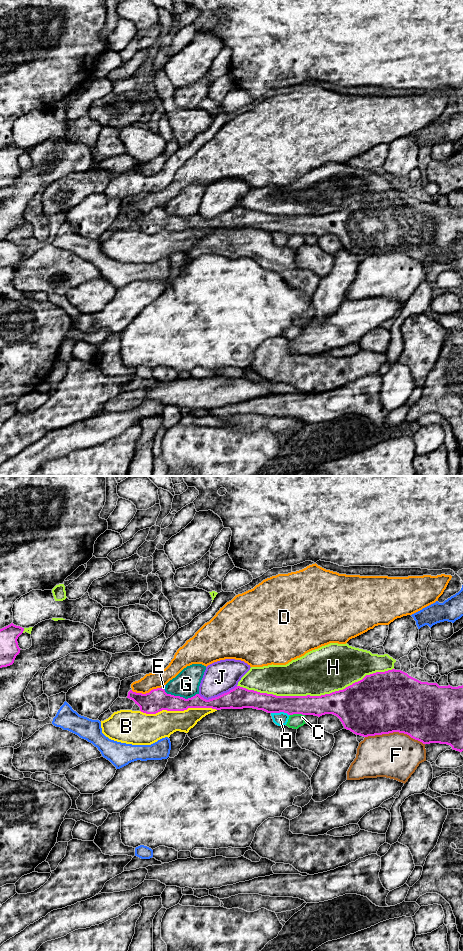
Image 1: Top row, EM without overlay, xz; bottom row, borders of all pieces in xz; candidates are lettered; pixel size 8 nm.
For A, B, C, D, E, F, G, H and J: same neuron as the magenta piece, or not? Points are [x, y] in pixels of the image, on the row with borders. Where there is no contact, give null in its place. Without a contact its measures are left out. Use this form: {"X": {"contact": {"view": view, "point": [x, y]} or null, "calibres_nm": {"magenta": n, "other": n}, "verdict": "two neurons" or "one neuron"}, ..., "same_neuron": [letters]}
{"A": {"contact": {"view": "xz", "point": [280, 711]}, "calibres_nm": {"magenta": 160, "other": 110}, "verdict": "two neurons"}, "B": {"contact": {"view": "xz", "point": [178, 710]}, "calibres_nm": {"magenta": 180, "other": 220}, "verdict": "two neurons"}, "C": {"contact": {"view": "xz", "point": [297, 713]}, "calibres_nm": {"magenta": 160, "other": 120}, "verdict": "two neurons"}, "D": {"contact": {"view": "xz", "point": [146, 693]}, "calibres_nm": {"magenta": 180, "other": 130}, "verdict": "two neurons"}, "E": {"contact": {"view": "xz", "point": [163, 689]}, "calibres_nm": {"magenta": 180, "other": 30}, "verdict": "two neurons"}, "F": {"contact": {"view": "xz", "point": [395, 731]}, "calibres_nm": {"magenta": 500, "other": 380}, "verdict": "two neurons"}, "G": {"contact": {"view": "xz", "point": [181, 697]}, "calibres_nm": {"magenta": 180, "other": 220}, "verdict": "two neurons"}, "H": {"contact": {"view": "xz", "point": [315, 696]}, "calibres_nm": {"magenta": 240, "other": 380}, "verdict": "two neurons"}, "J": {"contact": {"view": "xz", "point": [218, 696]}, "calibres_nm": {"magenta": 180, "other": 260}, "verdict": "two neurons"}, "same_neuron": []}

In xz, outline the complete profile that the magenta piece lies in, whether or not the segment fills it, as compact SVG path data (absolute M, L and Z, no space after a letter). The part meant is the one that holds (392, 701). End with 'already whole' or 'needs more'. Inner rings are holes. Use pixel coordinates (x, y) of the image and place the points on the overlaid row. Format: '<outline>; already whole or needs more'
M395 669L366 675L362 680L353 683L343 690L321 696L276 696L237 686L229 692L209 700L204 699L199 694L185 699L180 696L167 694L162 688L153 689L146 694L130 690L127 698L133 700L140 707L140 711L146 714L156 714L162 710L184 711L188 708L212 708L216 710L253 708L267 713L284 712L288 715L302 714L318 717L325 714L333 714L340 719L345 729L363 737L399 732L407 734L423 744L447 744L453 750L463 751L463 685L452 687L450 685L439 686L437 683L421 682L407 673Z; already whole

